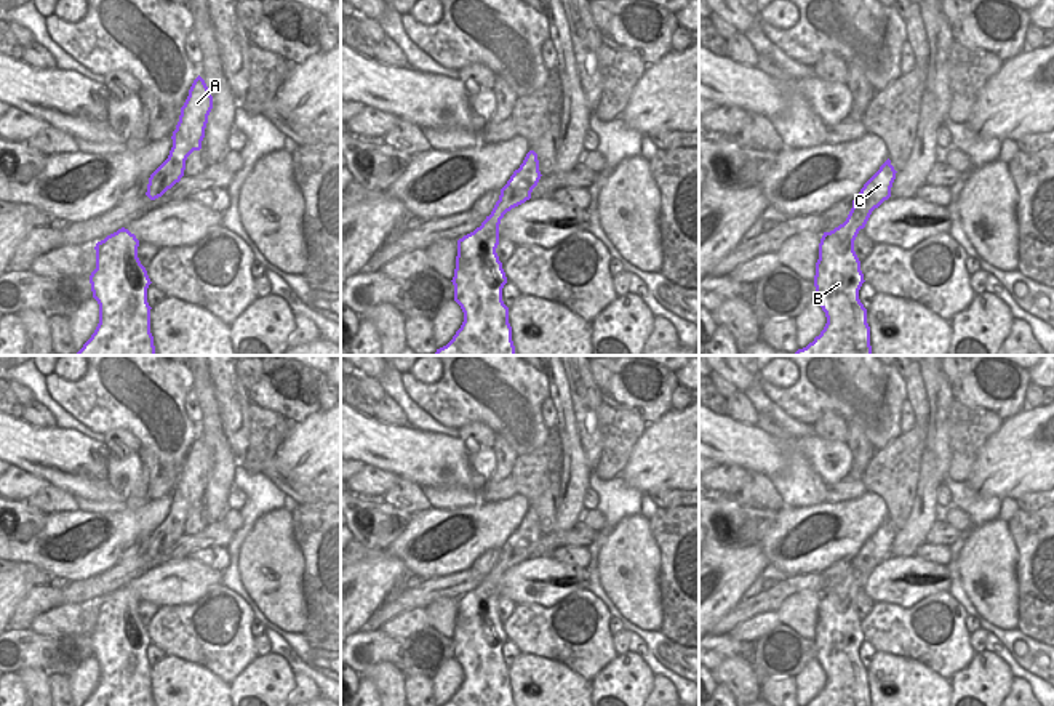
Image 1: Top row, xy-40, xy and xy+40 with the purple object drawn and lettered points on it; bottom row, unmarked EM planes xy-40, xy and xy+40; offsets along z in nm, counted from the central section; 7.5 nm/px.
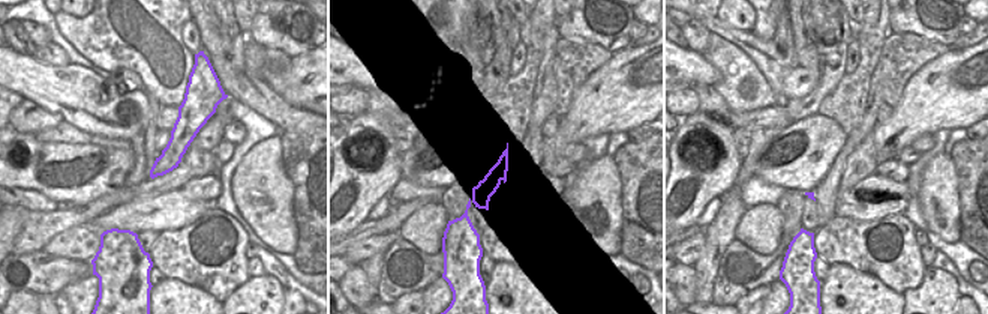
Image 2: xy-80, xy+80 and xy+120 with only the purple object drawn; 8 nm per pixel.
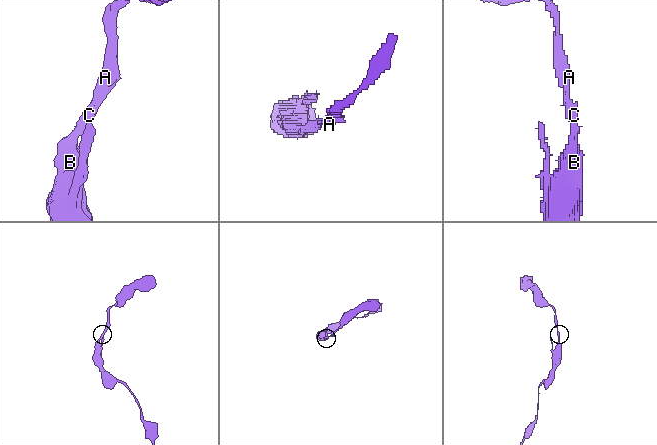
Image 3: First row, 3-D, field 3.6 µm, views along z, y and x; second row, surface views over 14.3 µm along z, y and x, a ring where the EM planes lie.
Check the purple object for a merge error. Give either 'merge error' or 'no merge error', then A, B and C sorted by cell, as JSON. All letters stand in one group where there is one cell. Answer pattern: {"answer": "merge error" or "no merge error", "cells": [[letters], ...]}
{"answer": "no merge error", "cells": [["A", "B", "C"]]}

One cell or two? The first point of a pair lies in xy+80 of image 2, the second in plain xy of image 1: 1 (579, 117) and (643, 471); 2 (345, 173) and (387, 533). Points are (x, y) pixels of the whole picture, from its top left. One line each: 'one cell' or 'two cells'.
1: one cell
2: two cells

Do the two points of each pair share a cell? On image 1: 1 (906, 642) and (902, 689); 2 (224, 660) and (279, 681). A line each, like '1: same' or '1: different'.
1: different
2: different

